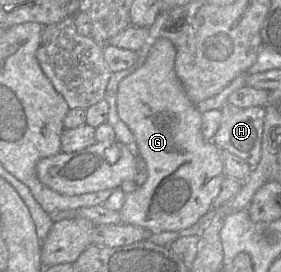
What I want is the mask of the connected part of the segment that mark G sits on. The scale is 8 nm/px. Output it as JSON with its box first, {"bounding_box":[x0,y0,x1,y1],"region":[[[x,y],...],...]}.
{"bounding_box":[117,38,226,234],"region":[[[159,38],[149,51],[148,57],[144,64],[133,74],[125,77],[119,82],[117,91],[117,112],[120,119],[128,126],[134,136],[134,150],[136,154],[142,157],[147,165],[147,179],[143,185],[135,191],[126,195],[125,203],[120,212],[122,223],[136,225],[149,230],[152,234],[158,234],[166,231],[179,232],[196,225],[212,208],[213,200],[218,196],[223,180],[226,178],[224,165],[221,157],[221,150],[213,141],[205,140],[202,131],[202,114],[197,110],[195,104],[189,99],[180,80],[175,72],[176,48],[172,41],[167,38]]]}

